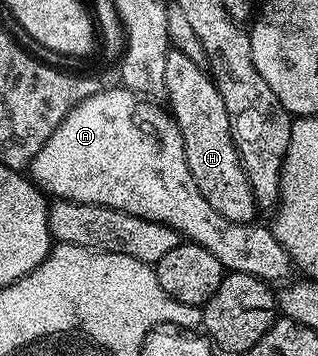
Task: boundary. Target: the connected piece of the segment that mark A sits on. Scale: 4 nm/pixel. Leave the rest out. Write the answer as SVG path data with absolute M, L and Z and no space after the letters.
M122 85L111 87L108 91L96 90L95 94L82 99L59 122L57 129L53 129L45 145L41 145L41 149L33 157L29 175L35 186L55 199L105 205L109 209L133 213L133 217L145 217L149 221L169 225L184 240L209 249L209 253L213 253L213 257L217 257L217 261L221 261L227 271L249 273L271 285L290 280L291 271L293 272L291 258L281 241L277 241L270 226L262 227L262 222L259 221L229 221L221 217L221 213L217 213L217 209L213 209L213 205L209 205L205 197L201 197L201 189L197 189L197 181L193 181L193 173L189 173L189 161L185 161L181 129L175 124L170 110L163 108L162 111L155 103L158 102L136 95Z

